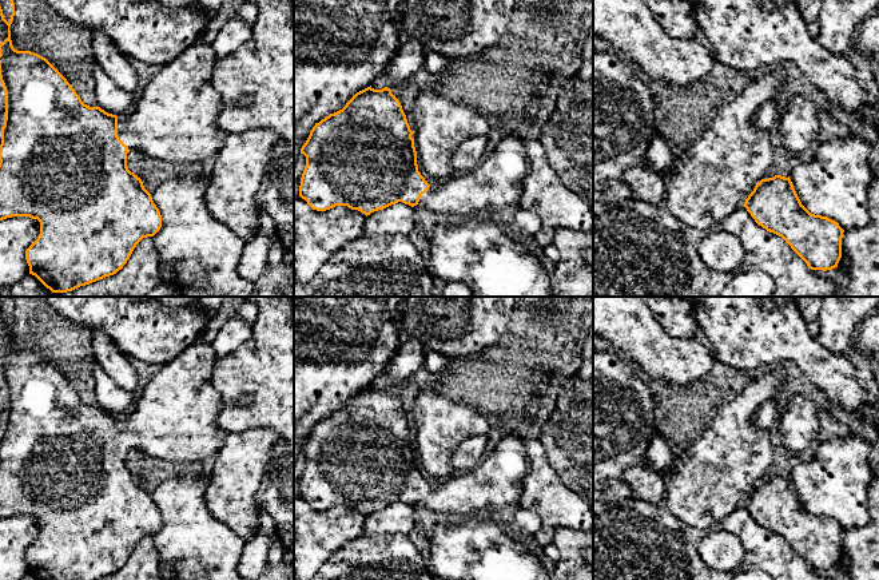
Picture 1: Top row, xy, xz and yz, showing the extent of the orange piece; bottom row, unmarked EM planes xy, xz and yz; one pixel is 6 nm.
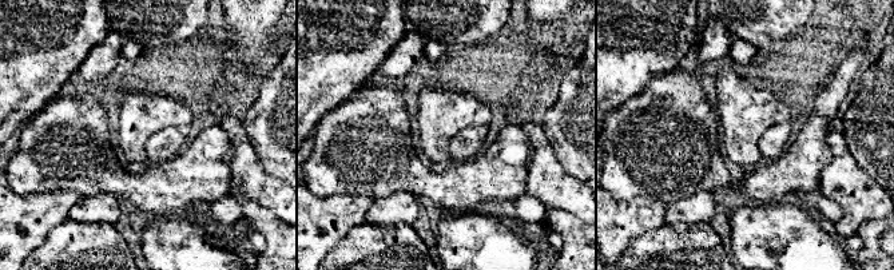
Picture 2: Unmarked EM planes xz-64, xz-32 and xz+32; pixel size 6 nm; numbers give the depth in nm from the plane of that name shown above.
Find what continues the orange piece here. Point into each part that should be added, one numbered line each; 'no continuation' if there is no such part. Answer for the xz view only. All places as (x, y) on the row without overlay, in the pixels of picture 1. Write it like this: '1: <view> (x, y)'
1: xz (497, 483)

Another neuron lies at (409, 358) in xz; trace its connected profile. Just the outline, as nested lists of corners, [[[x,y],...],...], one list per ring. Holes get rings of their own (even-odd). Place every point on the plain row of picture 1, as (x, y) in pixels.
[[[403,335],[402,342],[385,369],[387,388],[402,385],[407,378],[423,368],[427,350],[414,337]]]

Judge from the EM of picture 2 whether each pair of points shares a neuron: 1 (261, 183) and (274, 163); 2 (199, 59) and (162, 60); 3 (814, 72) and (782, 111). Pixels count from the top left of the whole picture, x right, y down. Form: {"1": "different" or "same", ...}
{"1": "different", "2": "same", "3": "different"}

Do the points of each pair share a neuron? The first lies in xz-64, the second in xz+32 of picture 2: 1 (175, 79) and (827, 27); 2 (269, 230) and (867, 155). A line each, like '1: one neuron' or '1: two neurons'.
1: one neuron
2: one neuron

